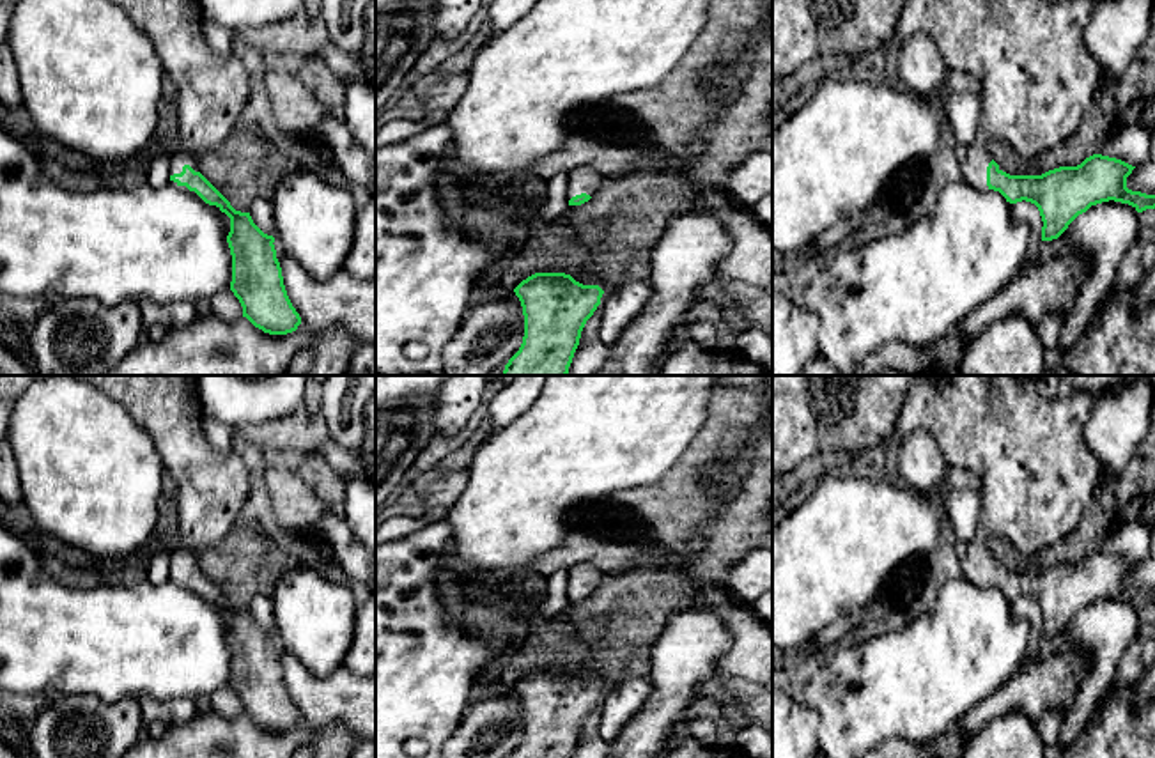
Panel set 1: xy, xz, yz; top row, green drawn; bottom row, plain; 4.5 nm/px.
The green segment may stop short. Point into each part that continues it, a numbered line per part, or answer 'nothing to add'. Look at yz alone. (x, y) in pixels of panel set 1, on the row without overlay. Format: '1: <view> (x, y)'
1: yz (1037, 473)

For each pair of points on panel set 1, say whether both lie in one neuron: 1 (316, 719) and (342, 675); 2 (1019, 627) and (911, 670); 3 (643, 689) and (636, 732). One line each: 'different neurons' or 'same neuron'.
1: same neuron
2: same neuron
3: different neurons

